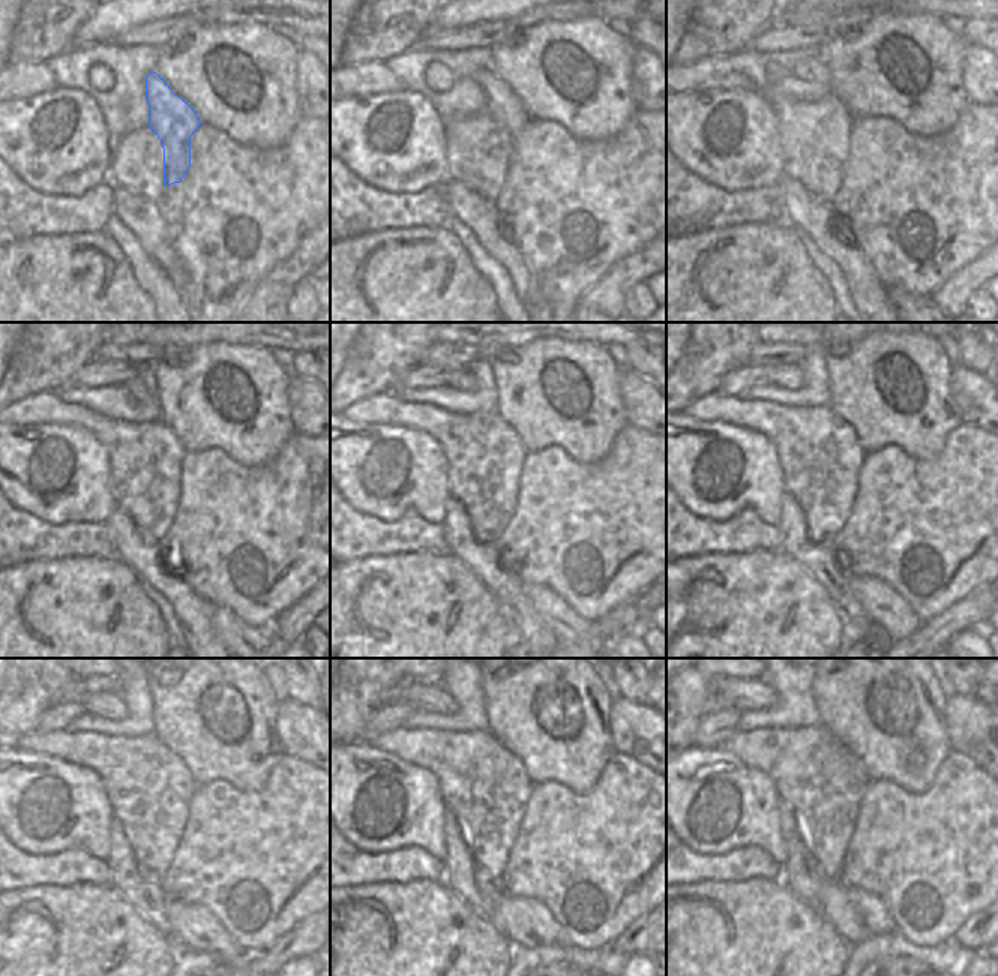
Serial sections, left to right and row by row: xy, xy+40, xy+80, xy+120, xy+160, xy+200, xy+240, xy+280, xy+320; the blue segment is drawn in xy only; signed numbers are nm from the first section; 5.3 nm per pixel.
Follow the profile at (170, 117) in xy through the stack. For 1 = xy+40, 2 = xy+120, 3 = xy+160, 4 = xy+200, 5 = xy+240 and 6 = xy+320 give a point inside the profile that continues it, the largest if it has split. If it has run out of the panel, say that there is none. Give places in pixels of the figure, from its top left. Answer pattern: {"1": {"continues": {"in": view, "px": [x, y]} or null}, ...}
{"1": {"continues": {"in": "xy+40", "px": [500, 102]}}, "2": {"continues": {"in": "xy+120", "px": [135, 387]}}, "3": {"continues": {"in": "xy+160", "px": [461, 380]}}, "4": {"continues": {"in": "xy+200", "px": [788, 377]}}, "5": {"continues": {"in": "xy+240", "px": [108, 705]}}, "6": {"continues": {"in": "xy+320", "px": [743, 694]}}}

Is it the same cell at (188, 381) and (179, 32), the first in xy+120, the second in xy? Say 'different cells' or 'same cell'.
different cells

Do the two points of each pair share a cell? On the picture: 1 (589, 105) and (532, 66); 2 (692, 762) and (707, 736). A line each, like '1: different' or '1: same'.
1: same
2: different

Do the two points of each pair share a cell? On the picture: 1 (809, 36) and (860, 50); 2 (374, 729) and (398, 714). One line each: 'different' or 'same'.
1: different
2: same

